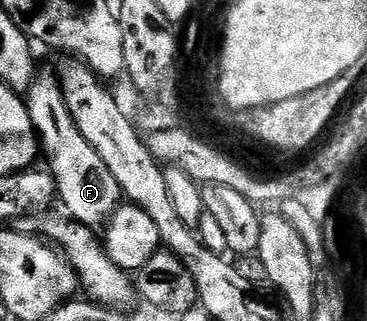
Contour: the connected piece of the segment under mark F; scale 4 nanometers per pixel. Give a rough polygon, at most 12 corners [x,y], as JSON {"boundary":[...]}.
{"boundary":[[58,75],[25,101],[64,211],[104,225],[122,190],[77,128]]}

